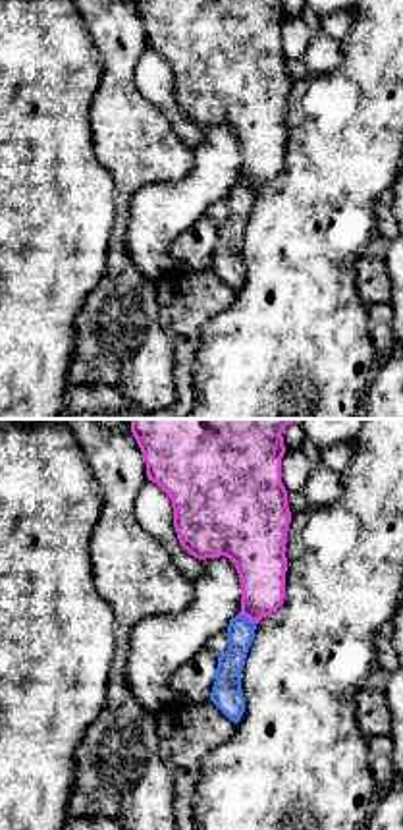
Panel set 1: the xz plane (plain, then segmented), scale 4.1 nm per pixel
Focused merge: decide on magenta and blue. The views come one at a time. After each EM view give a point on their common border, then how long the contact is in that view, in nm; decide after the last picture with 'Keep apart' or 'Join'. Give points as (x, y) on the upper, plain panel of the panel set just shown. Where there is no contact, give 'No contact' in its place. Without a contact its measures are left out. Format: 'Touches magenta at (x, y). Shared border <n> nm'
Touches magenta at (247, 184). Shared border 90 nm

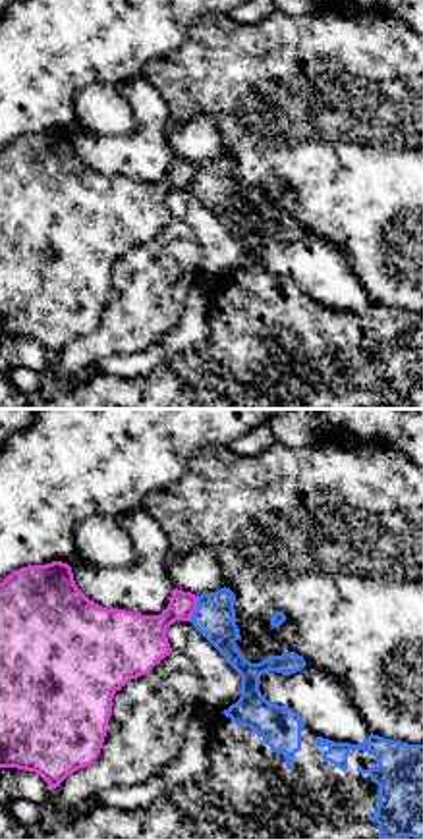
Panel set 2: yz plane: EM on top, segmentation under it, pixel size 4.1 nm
Touches magenta at (196, 174). Shared border 110 nm

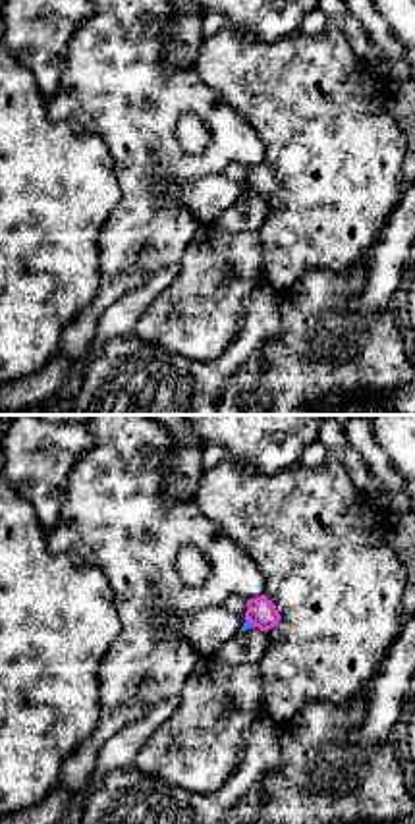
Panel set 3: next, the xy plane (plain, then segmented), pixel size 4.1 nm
Touches magenta at (249, 188). Shared border 60 nm

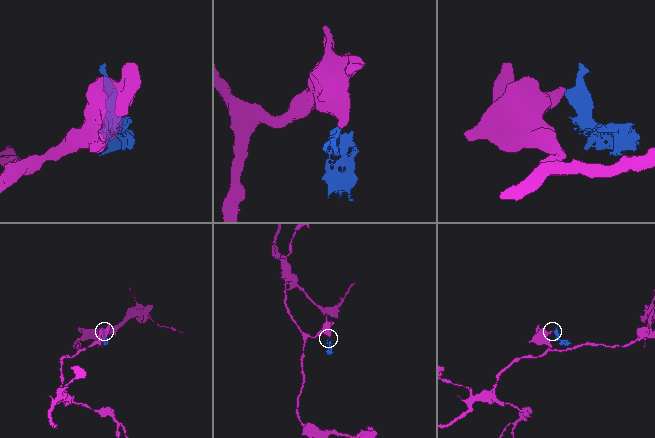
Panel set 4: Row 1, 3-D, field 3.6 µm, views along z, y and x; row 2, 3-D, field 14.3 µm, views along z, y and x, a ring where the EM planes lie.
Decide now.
Keep apart

